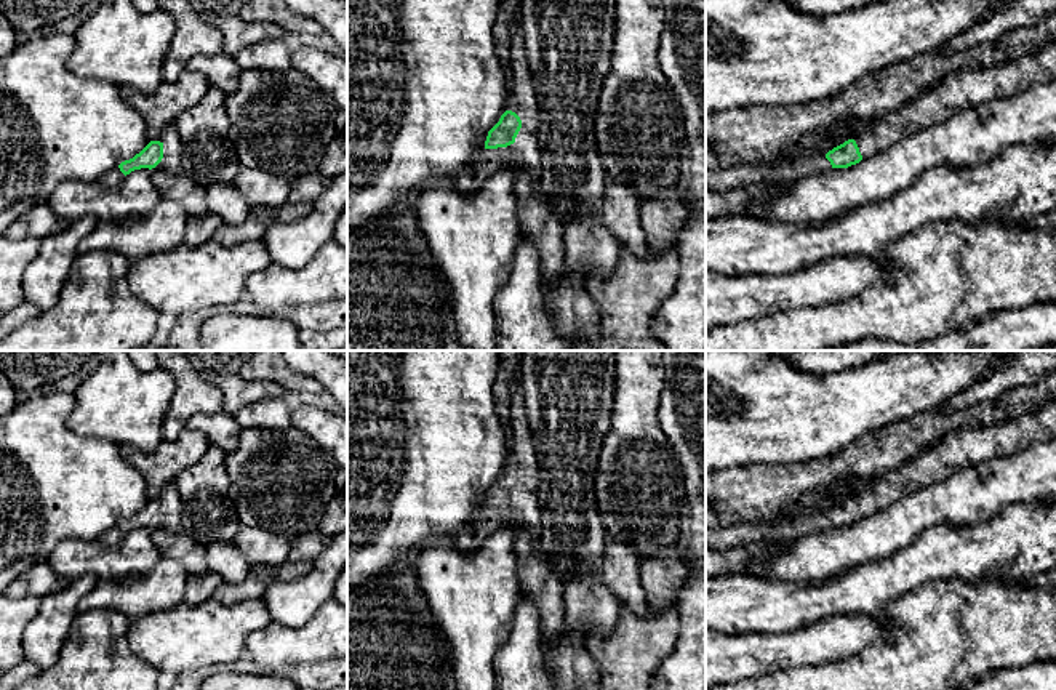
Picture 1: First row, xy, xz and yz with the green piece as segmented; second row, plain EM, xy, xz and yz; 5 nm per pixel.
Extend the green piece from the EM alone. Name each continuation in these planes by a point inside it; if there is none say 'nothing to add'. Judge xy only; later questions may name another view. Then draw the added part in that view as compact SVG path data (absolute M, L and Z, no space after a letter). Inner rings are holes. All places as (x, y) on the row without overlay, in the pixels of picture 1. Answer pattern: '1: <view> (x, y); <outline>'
1: xy (114, 535); M118 525L112 527L110 530L107 530L106 533L101 535L99 541L104 544L117 544L123 540L125 533L120 530Z

